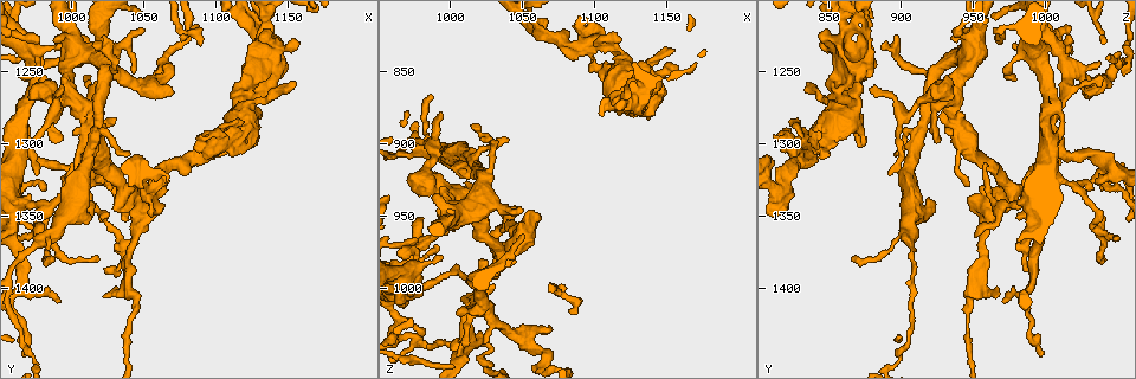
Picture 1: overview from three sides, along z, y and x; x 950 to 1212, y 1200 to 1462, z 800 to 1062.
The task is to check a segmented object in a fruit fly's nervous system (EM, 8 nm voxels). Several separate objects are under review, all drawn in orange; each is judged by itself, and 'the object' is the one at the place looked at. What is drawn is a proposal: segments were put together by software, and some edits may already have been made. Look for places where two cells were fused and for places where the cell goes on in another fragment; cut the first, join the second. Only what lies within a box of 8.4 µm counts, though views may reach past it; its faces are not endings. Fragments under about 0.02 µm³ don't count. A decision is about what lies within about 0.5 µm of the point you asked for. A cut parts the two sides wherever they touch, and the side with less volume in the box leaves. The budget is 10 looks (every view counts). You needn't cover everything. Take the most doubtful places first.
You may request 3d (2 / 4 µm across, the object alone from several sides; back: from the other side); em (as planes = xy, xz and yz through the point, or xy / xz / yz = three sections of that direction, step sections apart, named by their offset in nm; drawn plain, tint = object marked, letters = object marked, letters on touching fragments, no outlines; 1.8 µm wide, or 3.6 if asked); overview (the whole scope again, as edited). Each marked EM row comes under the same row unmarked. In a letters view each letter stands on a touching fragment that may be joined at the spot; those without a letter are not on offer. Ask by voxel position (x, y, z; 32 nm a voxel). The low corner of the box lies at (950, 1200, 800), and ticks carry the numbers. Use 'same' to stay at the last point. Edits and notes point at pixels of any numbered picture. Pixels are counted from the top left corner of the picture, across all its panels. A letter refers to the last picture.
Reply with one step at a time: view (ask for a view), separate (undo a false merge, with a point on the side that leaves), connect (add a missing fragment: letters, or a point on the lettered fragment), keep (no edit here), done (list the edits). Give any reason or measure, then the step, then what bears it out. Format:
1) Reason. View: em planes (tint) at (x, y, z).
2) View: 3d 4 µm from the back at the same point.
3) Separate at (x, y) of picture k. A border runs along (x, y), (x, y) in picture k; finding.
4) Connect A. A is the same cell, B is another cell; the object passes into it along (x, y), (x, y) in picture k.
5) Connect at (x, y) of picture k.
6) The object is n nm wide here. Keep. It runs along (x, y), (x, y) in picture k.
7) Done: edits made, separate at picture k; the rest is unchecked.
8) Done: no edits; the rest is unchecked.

Narrows sharply. View: em planes (tint) at (994, 1268, 930).

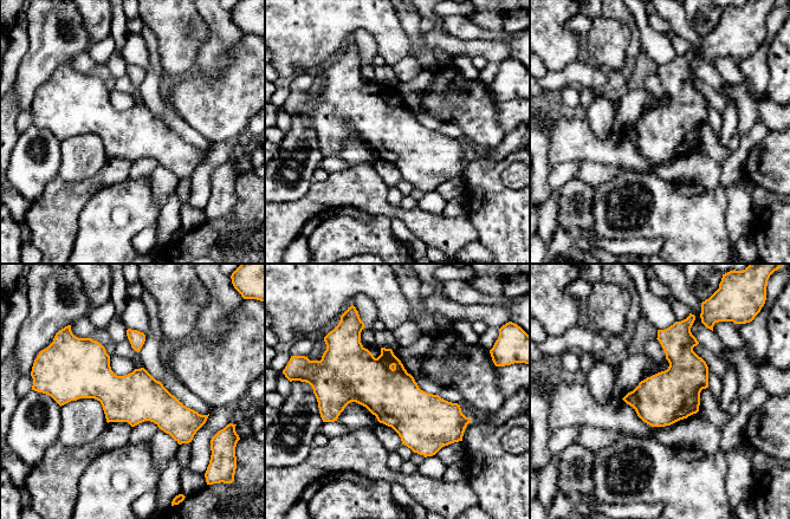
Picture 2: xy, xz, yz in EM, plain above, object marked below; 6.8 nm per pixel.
View: em planes (letters) at the same point.

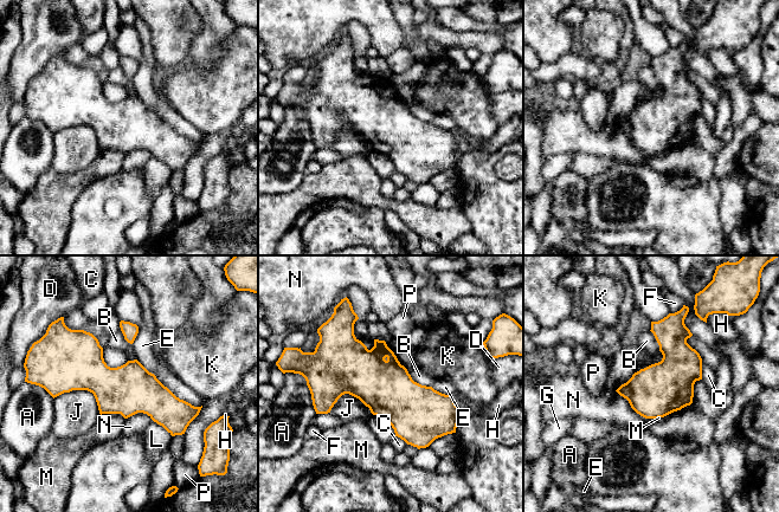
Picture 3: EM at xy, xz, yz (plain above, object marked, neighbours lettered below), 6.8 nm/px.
The longest contact is with E, 550 nm. Keep. A, B, C, D, E, F, G, H, J, K, L, M, N and P are other cells; it runs along (55, 382), (102, 381), (193, 409) in picture 3; one cell here.

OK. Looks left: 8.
Closes a loop. View: 3d 4 µm at (1096, 1306, 832).

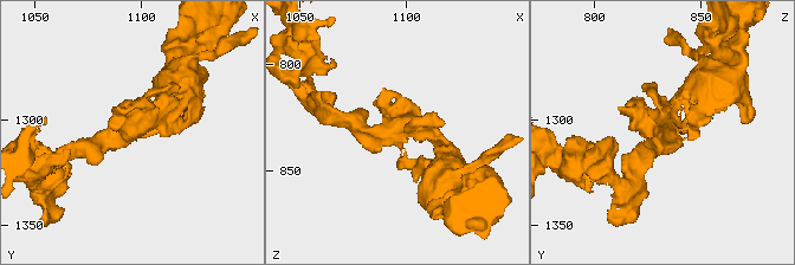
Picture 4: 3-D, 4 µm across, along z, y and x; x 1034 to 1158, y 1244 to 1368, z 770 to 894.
Need the tissue. View: em yz step 16 (letters) at (1096, 1305, 831).

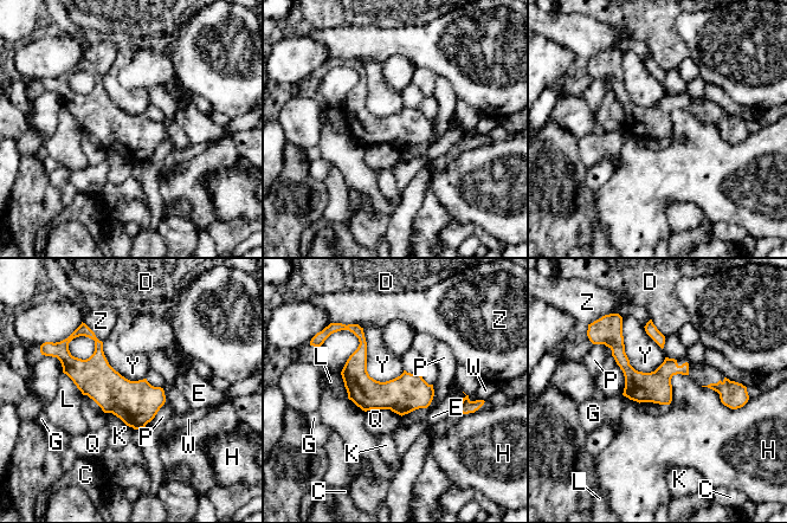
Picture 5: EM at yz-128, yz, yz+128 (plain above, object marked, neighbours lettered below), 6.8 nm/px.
The longest contact is with Y, 420 nm. Keep. C, D, E, G, H, K, L, P, Q, W, Y and Z are other cells; all the same cell.

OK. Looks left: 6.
Four or more arms meet. View: 3d 2 µm at (1012, 1308, 1028).

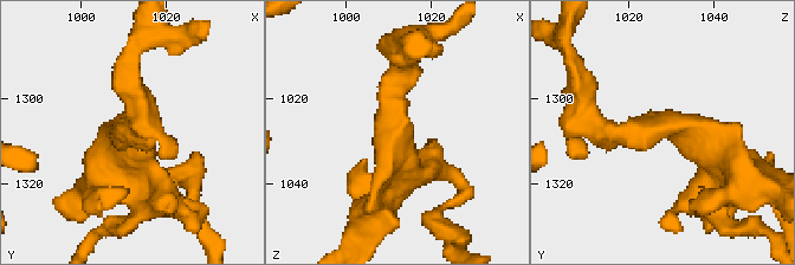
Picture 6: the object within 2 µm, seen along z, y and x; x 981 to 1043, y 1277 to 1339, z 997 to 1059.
Shape alone is not enough. View: em planes (tint) at (1012, 1307, 1029).

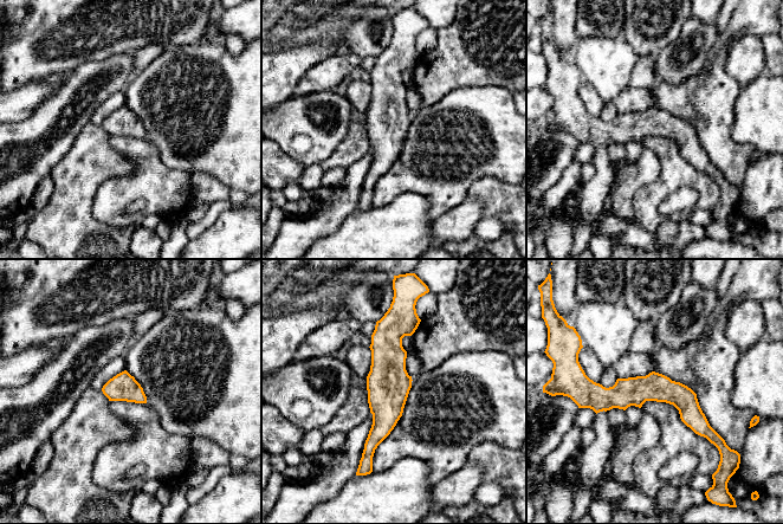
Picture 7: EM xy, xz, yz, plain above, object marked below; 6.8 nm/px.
View: em planes (letters) at the same point.

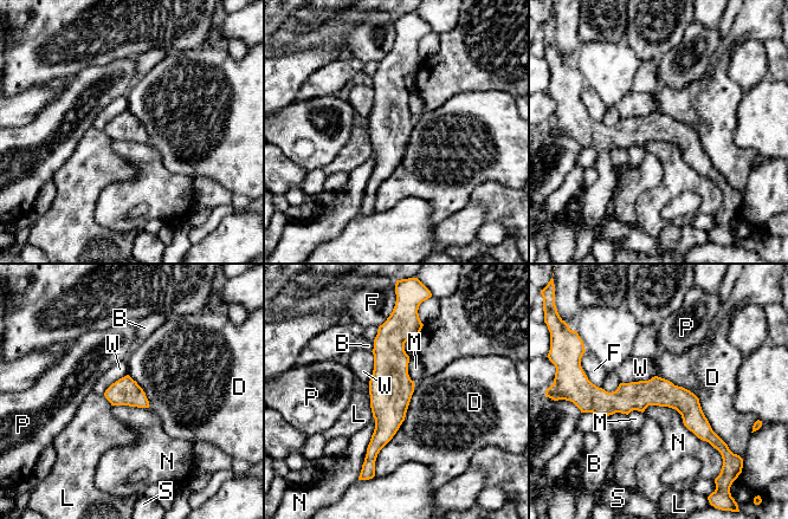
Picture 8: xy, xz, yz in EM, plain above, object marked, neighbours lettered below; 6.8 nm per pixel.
Keep. B, D, F, L, M, N, P, S and W are other cells; it runs along (391, 325), (389, 415), (372, 462) in picture 8; one cell here.

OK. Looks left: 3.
Calibre changes. View: 3d 4 µm at (1138, 1230, 860).

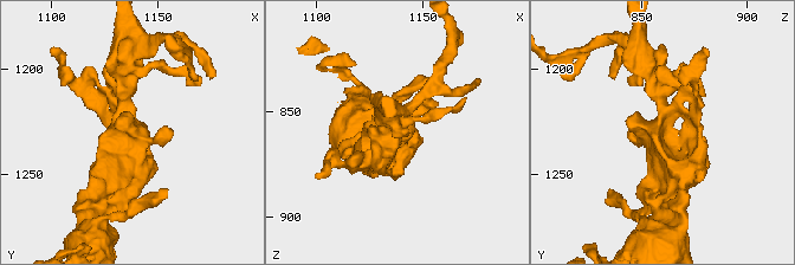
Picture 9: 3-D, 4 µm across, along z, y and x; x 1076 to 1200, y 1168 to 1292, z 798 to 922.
View: em xy step 4 (letters) at (1138, 1230, 858).

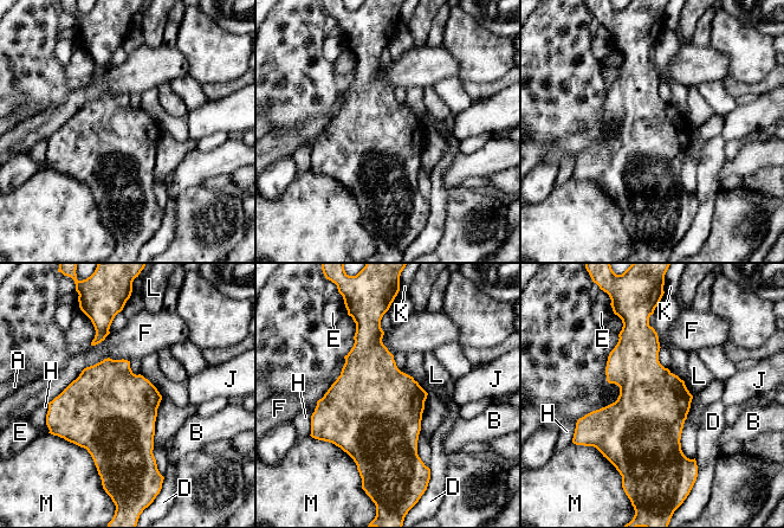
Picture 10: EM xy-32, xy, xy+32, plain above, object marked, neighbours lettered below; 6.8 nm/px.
Keep. A, B, D, E, F, H, J, K, L and M are other cells; a border runs along (46, 424), (50, 431) in picture 10; continuous, no second cell.

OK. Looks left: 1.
Done: no edits; the rest is unchecked.

